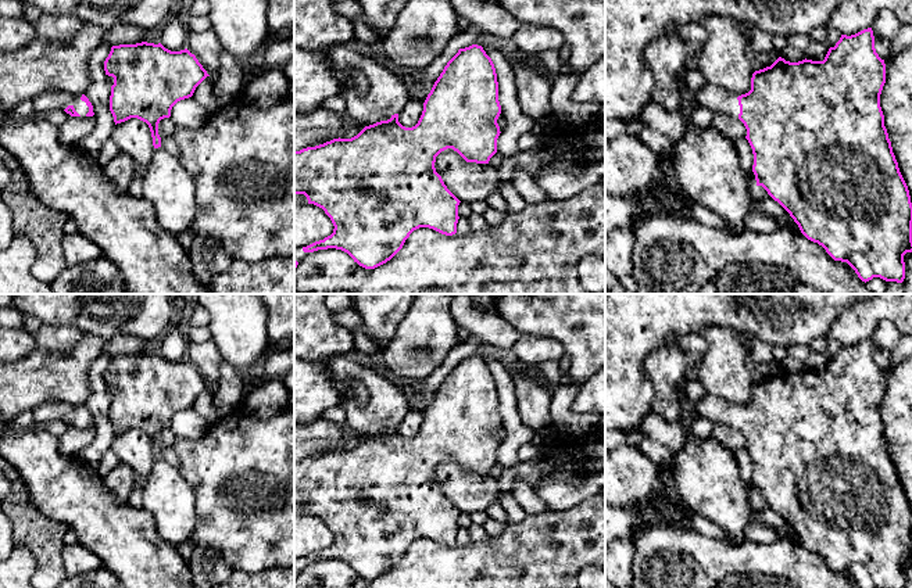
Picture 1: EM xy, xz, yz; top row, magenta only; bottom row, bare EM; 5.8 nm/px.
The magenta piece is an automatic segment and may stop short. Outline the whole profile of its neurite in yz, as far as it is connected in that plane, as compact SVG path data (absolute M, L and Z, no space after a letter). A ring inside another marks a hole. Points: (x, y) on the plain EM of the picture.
M868 338L851 347L841 345L836 356L829 359L823 372L805 369L798 373L790 373L779 368L770 377L752 384L751 401L745 405L738 406L709 394L694 404L695 416L737 427L744 434L747 440L745 449L754 465L752 483L755 485L757 496L762 496L768 505L790 524L808 551L822 556L834 571L847 573L858 588L905 588L904 566L912 563L912 513L884 437L884 426L880 417L880 405L884 394L886 374L876 363L873 341L872 338Z

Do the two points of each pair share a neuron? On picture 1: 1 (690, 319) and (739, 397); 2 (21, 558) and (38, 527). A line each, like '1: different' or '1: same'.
1: different
2: different

